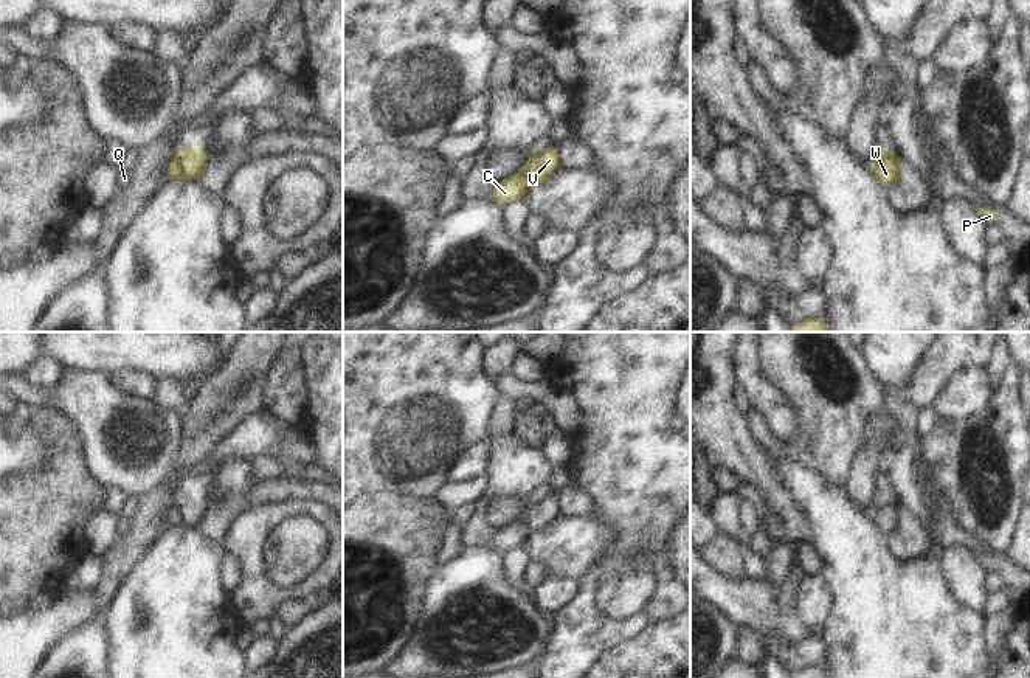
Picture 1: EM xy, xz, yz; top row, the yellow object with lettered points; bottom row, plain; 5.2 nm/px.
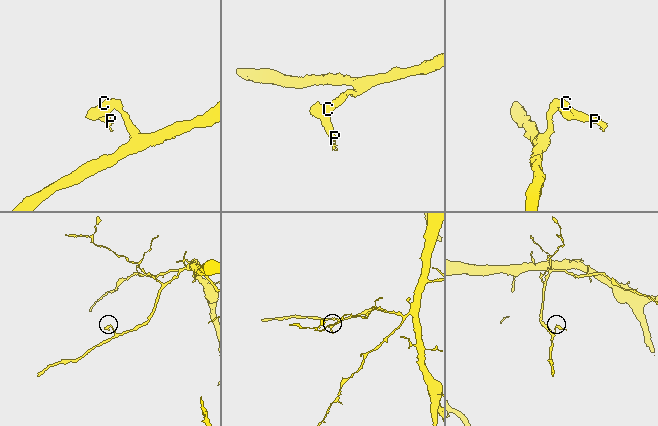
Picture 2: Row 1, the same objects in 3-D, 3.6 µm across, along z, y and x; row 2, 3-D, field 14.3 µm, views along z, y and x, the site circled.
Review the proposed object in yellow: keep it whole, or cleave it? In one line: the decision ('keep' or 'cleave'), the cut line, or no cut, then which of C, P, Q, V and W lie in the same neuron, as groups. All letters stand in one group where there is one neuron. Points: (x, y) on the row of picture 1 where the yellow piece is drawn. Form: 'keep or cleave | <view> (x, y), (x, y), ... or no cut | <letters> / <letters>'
cleave | xy (176, 159), (185, 177) | C P Q W / V

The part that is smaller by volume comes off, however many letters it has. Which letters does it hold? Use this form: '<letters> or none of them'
C, P, Q, W.

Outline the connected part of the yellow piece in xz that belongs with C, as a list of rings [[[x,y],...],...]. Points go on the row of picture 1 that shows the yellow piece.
[[[521,169],[510,178],[498,182],[495,192],[490,197],[504,206],[513,202],[517,197],[524,197],[531,188],[532,186],[526,178],[524,169]]]

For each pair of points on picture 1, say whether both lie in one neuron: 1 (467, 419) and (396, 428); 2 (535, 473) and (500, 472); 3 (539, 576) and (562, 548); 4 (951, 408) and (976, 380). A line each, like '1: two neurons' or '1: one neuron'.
1: one neuron
2: one neuron
3: two neurons
4: one neuron

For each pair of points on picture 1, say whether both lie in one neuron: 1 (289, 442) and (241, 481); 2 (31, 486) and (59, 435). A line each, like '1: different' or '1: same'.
1: different
2: same

